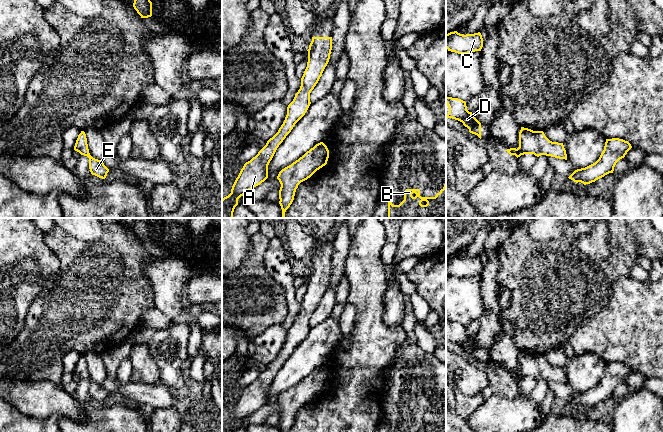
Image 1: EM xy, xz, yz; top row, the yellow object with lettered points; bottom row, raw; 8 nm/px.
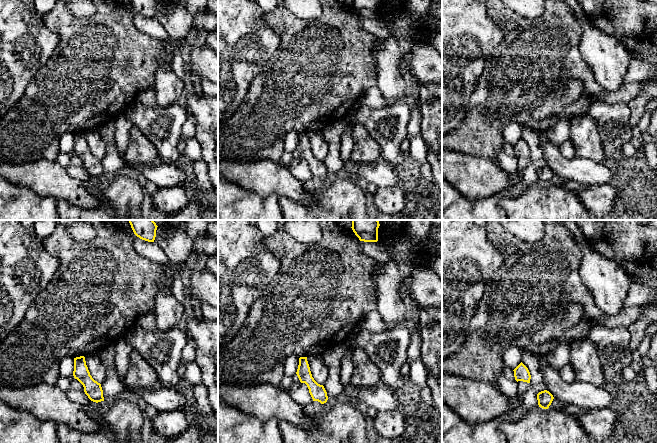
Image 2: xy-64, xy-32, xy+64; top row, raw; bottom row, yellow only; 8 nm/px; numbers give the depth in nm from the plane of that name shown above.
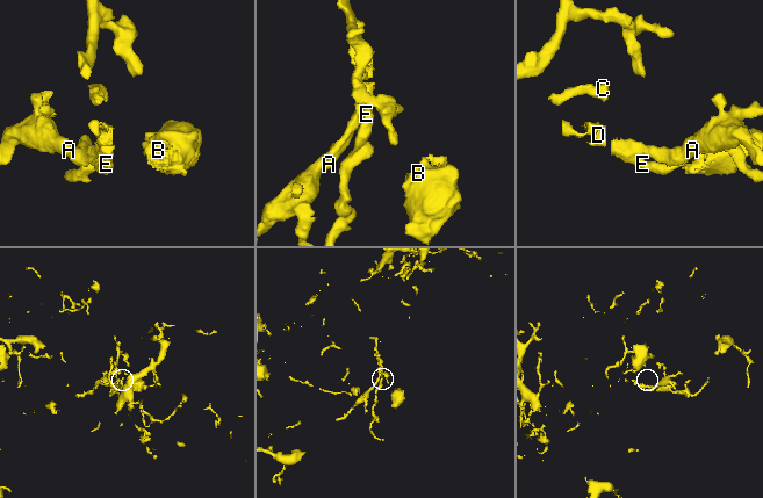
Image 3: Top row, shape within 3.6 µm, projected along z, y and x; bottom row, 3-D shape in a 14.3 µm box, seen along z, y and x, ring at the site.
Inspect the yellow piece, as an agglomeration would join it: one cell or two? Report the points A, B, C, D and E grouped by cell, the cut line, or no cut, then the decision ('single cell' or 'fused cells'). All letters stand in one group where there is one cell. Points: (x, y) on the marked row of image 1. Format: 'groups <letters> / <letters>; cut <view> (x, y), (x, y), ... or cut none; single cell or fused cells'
groups A B C D E; cut none; single cell

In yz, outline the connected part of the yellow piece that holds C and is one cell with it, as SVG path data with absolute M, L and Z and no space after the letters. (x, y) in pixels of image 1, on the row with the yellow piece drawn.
M457 31L446 34L446 48L458 54L468 54L481 51L483 38L480 32L474 34L460 34Z

